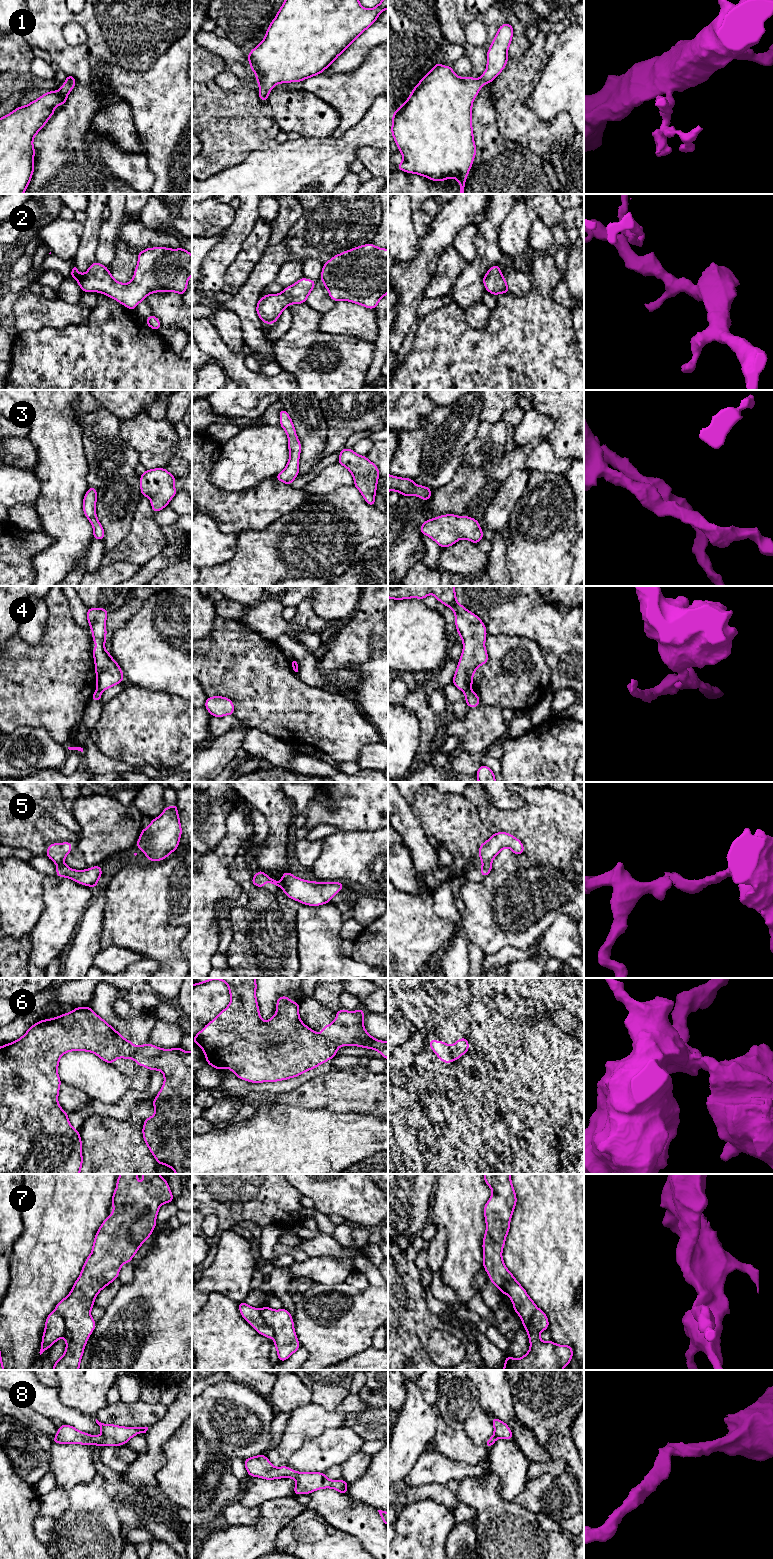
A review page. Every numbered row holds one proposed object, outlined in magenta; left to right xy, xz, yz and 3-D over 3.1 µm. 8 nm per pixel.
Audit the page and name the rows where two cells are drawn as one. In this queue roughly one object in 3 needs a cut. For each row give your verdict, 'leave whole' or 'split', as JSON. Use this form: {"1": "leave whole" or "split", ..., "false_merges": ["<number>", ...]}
{"1": "leave whole", "2": "leave whole", "3": "leave whole", "4": "split", "5": "leave whole", "6": "split", "7": "split", "8": "leave whole", "false_merges": ["4", "6", "7"]}

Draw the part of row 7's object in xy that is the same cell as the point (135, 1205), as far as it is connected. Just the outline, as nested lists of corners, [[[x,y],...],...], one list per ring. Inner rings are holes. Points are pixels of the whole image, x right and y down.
[[[120,1174],[112,1196],[113,1212],[98,1229],[91,1254],[87,1257],[80,1276],[68,1296],[55,1307],[65,1320],[66,1332],[63,1338],[66,1349],[52,1370],[79,1370],[85,1345],[96,1327],[91,1309],[98,1293],[117,1279],[121,1266],[131,1262],[140,1246],[151,1236],[156,1226],[156,1217],[161,1205],[173,1201],[173,1194],[165,1178],[159,1174],[143,1174],[143,1182],[137,1181],[138,1174]]]

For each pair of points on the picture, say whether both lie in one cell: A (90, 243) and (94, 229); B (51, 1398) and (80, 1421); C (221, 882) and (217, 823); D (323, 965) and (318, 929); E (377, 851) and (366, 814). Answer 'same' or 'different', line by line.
A: same
B: same
C: different
D: same
E: different

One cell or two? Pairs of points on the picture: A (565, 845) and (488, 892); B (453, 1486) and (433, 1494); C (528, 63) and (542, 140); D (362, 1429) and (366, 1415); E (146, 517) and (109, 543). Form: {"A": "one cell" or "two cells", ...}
{"A": "one cell", "B": "one cell", "C": "one cell", "D": "two cells", "E": "two cells"}

